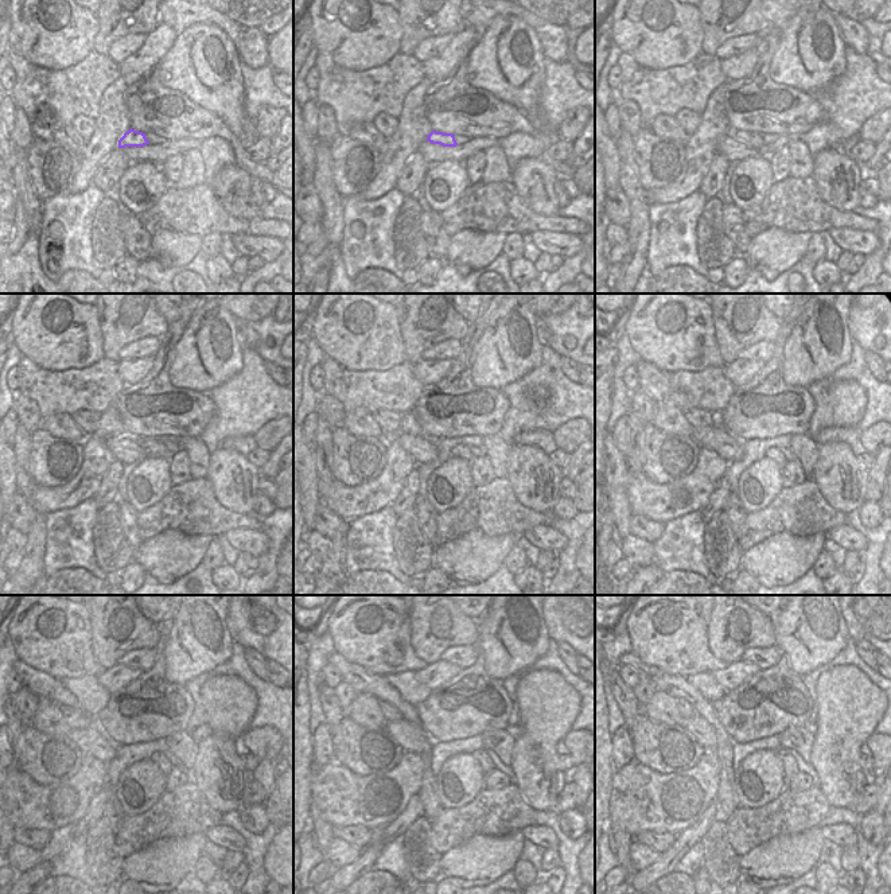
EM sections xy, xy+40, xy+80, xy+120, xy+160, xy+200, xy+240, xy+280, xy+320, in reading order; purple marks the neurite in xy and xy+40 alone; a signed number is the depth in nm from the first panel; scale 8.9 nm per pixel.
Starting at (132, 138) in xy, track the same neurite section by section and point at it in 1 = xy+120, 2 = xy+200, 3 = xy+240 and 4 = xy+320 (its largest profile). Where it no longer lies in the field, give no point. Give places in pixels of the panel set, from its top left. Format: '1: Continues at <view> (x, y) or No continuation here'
1: Continues at xy+120 (151, 446)
2: Continues at xy+200 (777, 454)
3: Continues at xy+240 (179, 757)
4: Continues at xy+320 (788, 761).

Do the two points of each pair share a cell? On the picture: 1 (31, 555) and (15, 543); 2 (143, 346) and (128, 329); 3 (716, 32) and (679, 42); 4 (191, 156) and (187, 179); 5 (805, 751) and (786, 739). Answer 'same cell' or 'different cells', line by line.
1: different cells
2: different cells
3: different cells
4: same cell
5: same cell

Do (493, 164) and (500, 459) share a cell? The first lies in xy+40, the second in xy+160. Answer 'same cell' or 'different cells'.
same cell

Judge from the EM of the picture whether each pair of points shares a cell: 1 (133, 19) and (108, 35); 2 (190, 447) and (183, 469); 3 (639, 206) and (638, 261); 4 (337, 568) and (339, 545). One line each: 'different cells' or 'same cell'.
1: same cell
2: different cells
3: same cell
4: same cell

